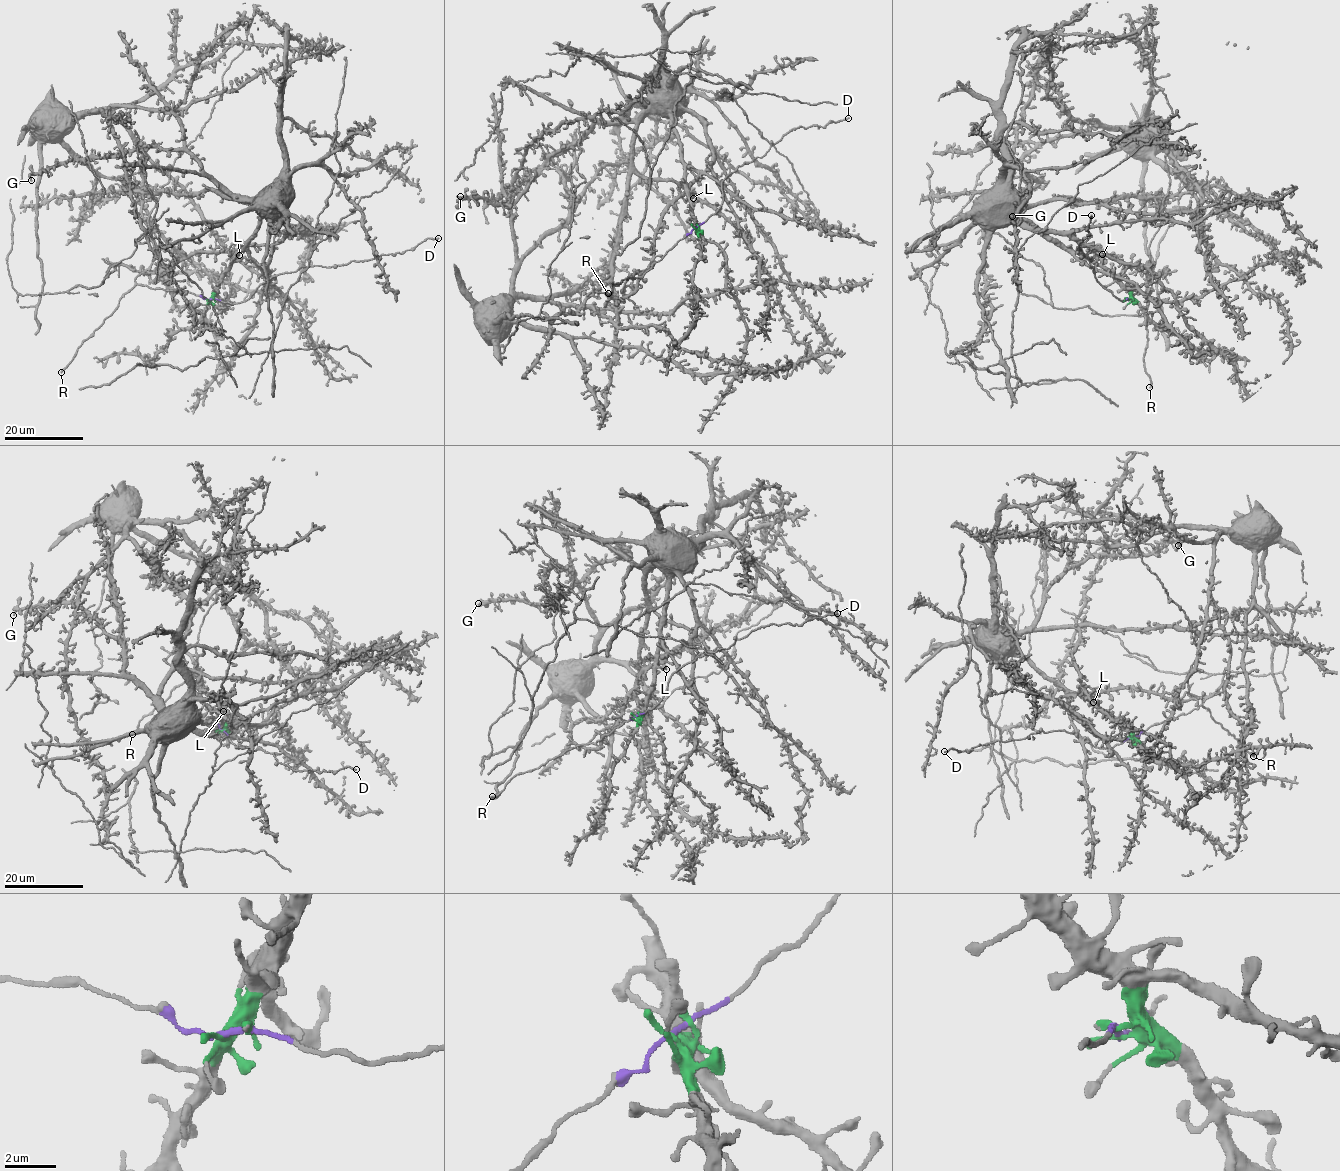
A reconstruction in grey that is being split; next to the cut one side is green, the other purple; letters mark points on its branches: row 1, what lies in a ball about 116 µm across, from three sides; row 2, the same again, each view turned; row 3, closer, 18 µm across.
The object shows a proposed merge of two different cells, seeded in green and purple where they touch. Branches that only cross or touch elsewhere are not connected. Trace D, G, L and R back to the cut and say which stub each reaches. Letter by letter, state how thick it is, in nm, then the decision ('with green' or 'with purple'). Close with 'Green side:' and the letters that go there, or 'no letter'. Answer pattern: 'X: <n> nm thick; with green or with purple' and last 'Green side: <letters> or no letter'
D: 150 nm thick; with purple
G: 130 nm thick; with green
L: 280 nm thick; with green
R: 220 nm thick; with purple
Green side: G, L

